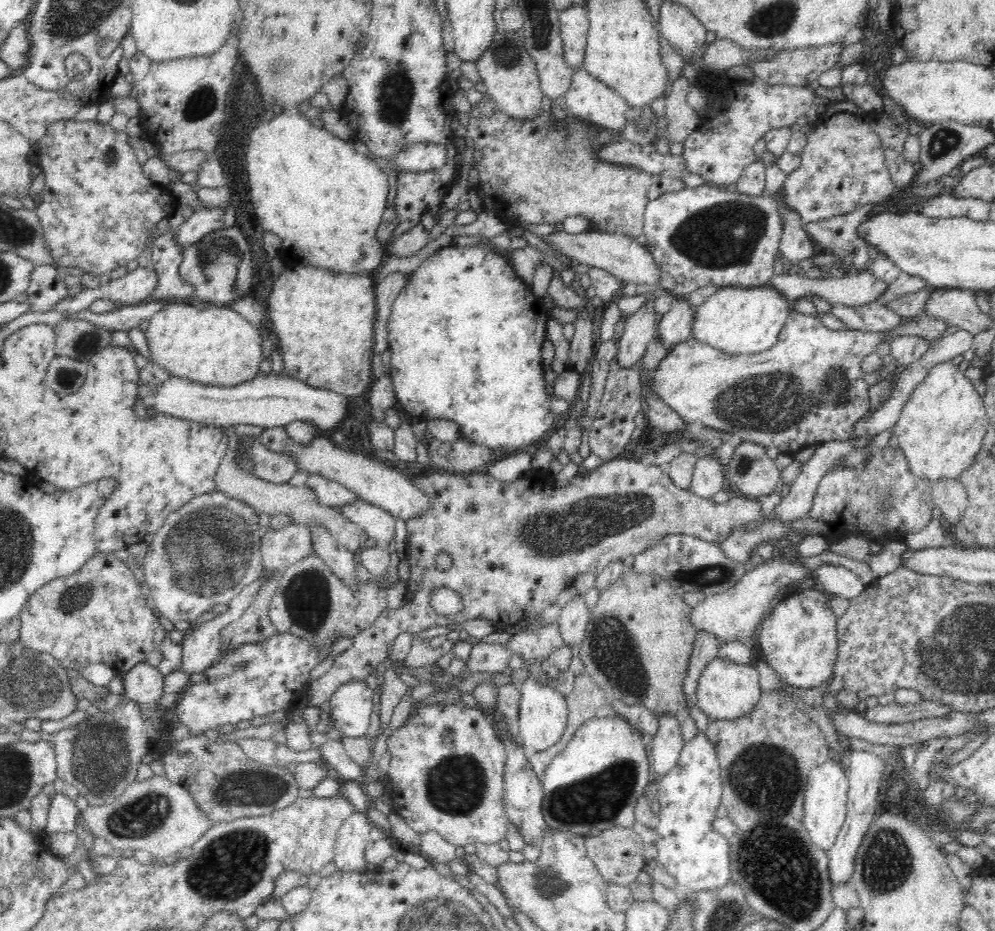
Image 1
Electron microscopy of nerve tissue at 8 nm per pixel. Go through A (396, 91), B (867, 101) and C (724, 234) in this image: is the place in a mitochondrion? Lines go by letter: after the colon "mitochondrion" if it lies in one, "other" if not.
A: mitochondrion
B: other
C: mitochondrion

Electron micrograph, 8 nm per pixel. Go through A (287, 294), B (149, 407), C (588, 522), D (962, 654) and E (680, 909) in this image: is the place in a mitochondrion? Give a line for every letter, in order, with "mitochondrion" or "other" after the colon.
A: other
B: other
C: mitochondrion
D: mitochondrion
E: other

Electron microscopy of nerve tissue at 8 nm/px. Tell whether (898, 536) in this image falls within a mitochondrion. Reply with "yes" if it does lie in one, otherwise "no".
no

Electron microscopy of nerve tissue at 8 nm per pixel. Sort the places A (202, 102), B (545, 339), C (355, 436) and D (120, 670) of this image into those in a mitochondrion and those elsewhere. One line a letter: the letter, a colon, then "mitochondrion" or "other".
A: mitochondrion
B: other
C: other
D: other

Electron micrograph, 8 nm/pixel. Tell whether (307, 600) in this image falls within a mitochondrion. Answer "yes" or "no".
yes

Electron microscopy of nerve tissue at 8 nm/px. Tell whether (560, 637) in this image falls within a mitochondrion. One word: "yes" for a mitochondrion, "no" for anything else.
no

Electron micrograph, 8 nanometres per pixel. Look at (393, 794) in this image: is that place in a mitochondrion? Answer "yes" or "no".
no

